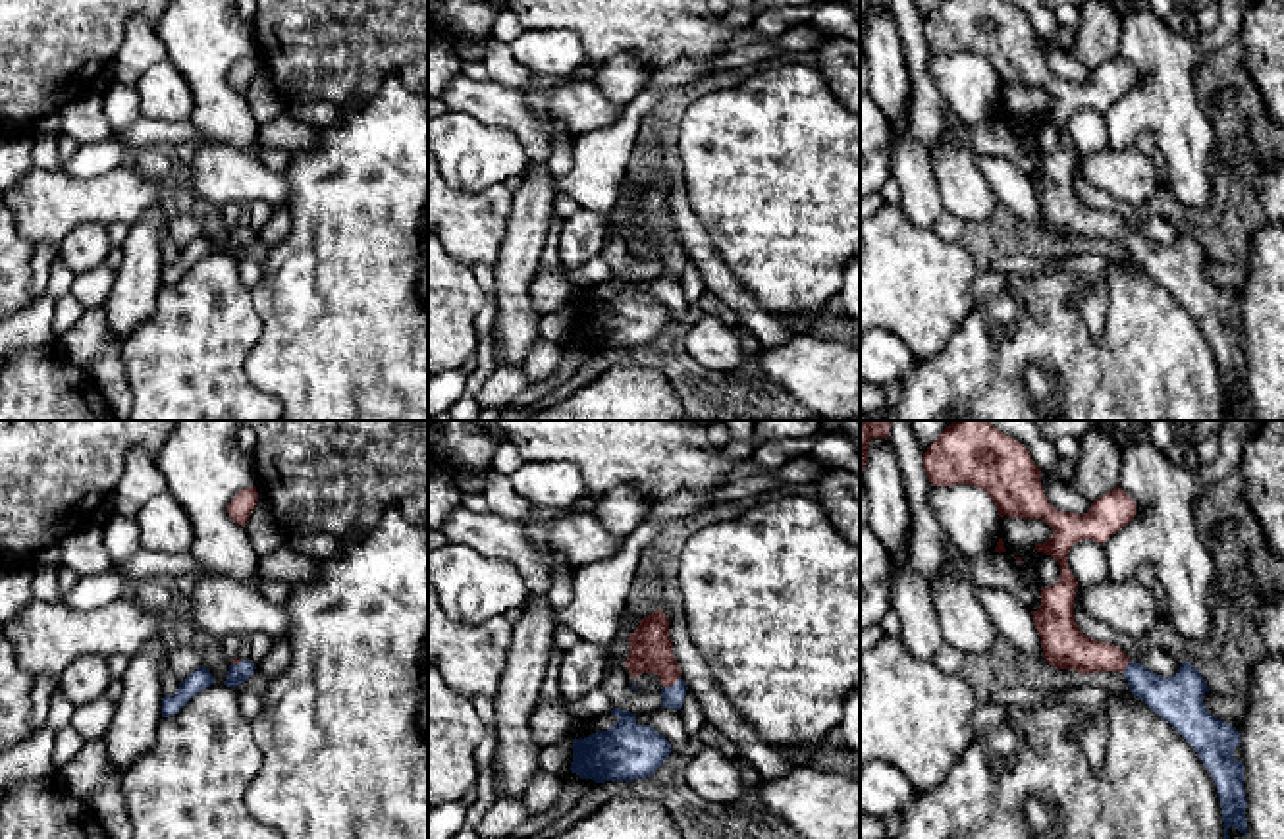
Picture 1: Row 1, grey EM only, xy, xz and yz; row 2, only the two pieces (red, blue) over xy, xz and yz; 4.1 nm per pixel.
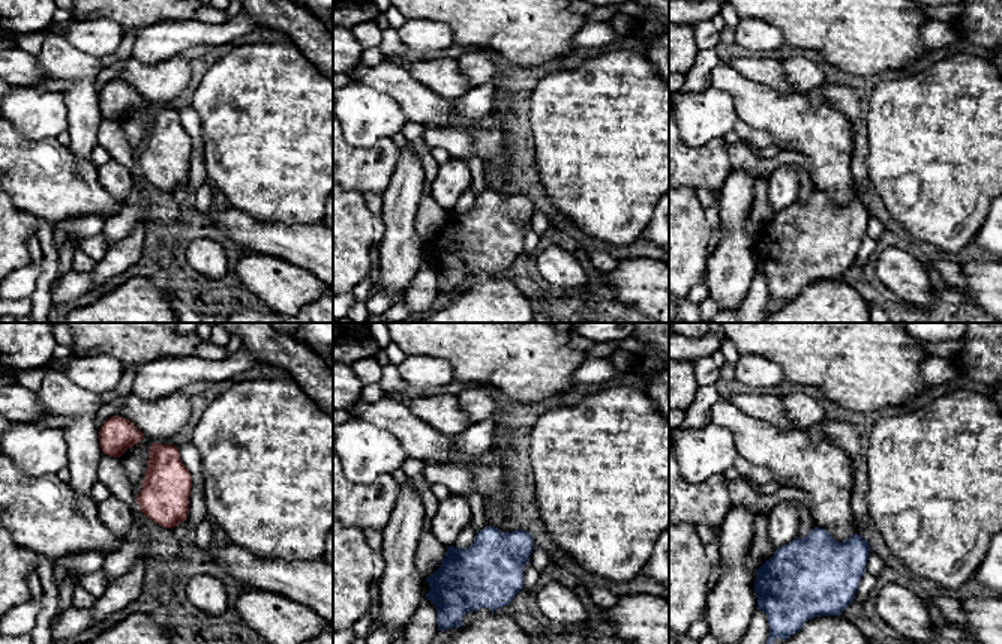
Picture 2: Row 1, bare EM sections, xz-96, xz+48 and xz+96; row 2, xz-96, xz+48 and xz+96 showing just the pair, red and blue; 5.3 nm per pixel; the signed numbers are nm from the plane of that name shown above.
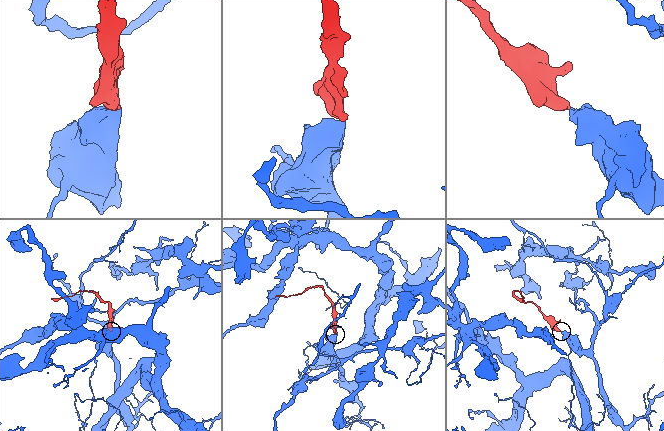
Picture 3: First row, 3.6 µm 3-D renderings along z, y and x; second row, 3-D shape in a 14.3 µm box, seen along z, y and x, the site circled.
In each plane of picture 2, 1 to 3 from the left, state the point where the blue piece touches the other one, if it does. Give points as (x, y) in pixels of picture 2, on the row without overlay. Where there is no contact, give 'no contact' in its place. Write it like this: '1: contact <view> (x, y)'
1: no contact
2: no contact
3: no contact

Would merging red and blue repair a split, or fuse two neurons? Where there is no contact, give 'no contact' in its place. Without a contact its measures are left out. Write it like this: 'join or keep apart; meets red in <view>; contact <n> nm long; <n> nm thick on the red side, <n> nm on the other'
join; meets red in xz; contact 90 nm long; 180 nm thick on the red side, 90 nm on the other

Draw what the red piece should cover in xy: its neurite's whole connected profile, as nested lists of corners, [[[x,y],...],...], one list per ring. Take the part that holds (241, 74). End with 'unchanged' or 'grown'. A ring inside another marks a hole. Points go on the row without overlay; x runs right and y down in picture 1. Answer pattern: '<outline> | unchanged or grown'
[[[256,54],[245,56],[231,68],[231,71],[227,73],[227,81],[237,93],[245,95],[251,79],[256,75],[256,69],[258,69]]] | unchanged

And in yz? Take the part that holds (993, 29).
[[[941,0],[923,21],[923,37],[933,54],[970,52],[985,58],[1001,87],[1043,87],[1053,96],[1053,104],[1033,116],[1060,133],[1058,150],[1041,156],[1041,174],[1031,179],[1045,231],[1080,243],[1120,239],[1126,245],[1130,260],[1199,322],[1222,376],[1222,420],[1232,420],[1228,397],[1236,395],[1247,405],[1244,332],[1234,326],[1240,301],[1207,280],[1203,262],[1211,257],[1201,239],[1184,230],[1172,245],[1161,245],[1132,230],[1118,214],[1085,204],[1074,189],[1078,149],[1068,137],[1070,116],[1080,108],[1105,112],[1134,87],[1136,69],[1118,54],[1097,66],[1083,83],[1055,77],[1043,60],[1041,37],[1026,14],[1004,0]]] | grown

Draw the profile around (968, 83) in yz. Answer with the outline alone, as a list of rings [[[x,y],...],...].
[[[929,52],[929,75],[964,125],[976,127],[995,120],[1001,85],[985,58],[970,52]]]

